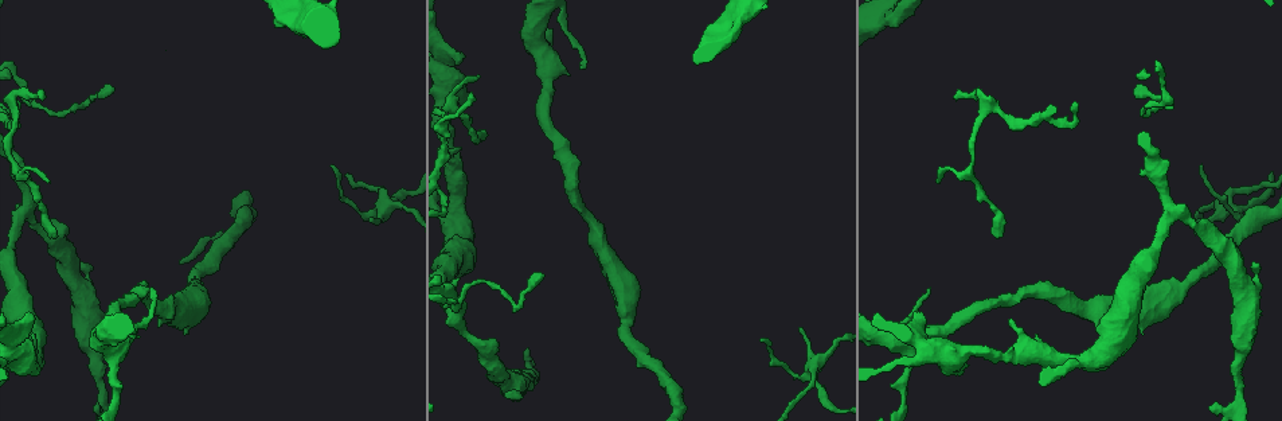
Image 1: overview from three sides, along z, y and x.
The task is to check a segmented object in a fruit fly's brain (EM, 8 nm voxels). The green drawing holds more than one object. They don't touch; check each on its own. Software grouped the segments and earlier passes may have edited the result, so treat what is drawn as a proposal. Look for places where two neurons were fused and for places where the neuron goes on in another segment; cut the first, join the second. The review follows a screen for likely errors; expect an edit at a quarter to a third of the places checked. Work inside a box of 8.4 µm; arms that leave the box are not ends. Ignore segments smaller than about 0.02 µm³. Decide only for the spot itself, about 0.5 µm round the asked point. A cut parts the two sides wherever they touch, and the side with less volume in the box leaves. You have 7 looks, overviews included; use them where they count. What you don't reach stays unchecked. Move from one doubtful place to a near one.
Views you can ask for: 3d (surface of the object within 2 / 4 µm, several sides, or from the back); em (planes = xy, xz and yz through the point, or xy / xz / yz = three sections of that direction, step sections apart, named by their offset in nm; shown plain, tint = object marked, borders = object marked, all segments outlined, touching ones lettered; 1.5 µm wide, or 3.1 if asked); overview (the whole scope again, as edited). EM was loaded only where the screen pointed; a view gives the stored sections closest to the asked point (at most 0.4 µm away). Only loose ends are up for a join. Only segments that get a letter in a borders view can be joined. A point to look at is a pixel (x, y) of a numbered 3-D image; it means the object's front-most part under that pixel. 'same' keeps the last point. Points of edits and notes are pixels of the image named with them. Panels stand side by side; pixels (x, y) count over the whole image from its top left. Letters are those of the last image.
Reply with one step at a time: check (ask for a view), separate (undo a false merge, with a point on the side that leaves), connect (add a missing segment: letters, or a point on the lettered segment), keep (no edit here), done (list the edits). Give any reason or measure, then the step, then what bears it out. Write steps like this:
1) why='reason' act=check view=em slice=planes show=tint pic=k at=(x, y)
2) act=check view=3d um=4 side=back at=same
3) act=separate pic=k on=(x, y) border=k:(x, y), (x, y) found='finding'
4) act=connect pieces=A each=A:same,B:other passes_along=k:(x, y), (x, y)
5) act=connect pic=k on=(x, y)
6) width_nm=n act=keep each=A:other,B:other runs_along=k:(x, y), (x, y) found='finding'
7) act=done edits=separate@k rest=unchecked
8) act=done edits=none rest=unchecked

why='tapers out' act=check view=em slice=planes show=borders pic=1 at=(800, 328)

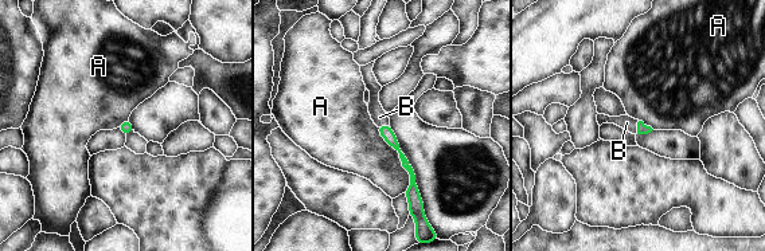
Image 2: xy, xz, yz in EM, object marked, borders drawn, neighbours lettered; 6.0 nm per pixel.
act=connect pieces=B each=A:other,B:same passes_along=2:(386, 130), (382, 125), (379, 117) found='it goes on there'

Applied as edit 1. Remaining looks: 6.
why='sharp bend' act=check view=3d um=2 side=back pic=1 at=(117, 400)

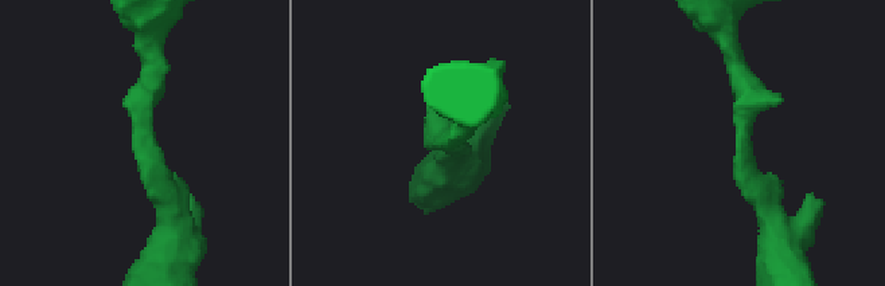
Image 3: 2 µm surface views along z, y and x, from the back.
act=check view=em slice=yz step=4 show=borders pic=3 at=(140, 142)

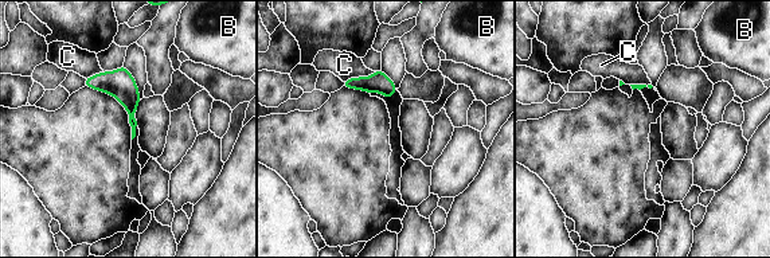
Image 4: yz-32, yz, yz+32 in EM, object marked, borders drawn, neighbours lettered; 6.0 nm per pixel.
act=keep each=B:other,C:other border=4:(375, 71), (341, 81) found='all the same neuron'

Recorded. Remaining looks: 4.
why='thin end' act=check view=3d um=4 pic=1 at=(472, 98)

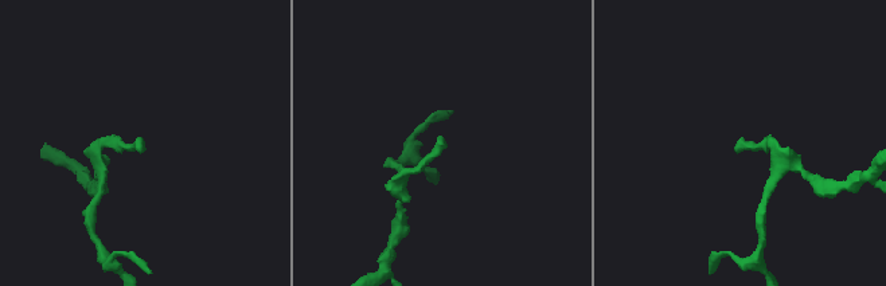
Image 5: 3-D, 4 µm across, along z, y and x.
act=check view=em slice=planes show=borders pic=5 at=(443, 142)

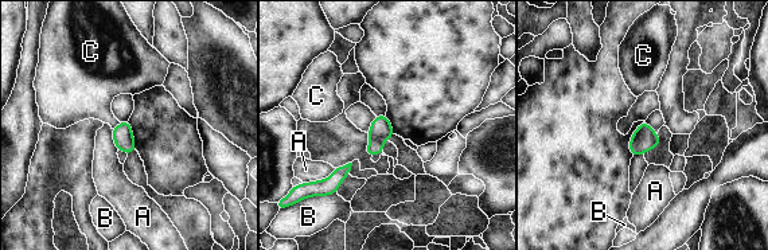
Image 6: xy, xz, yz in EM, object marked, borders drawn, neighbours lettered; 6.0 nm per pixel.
act=keep each=A:other,B:other,C:other border=6:(120, 122), (112, 128) found='none of them fits'

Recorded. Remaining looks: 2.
act=done edits=connect@2 rest=unchecked

